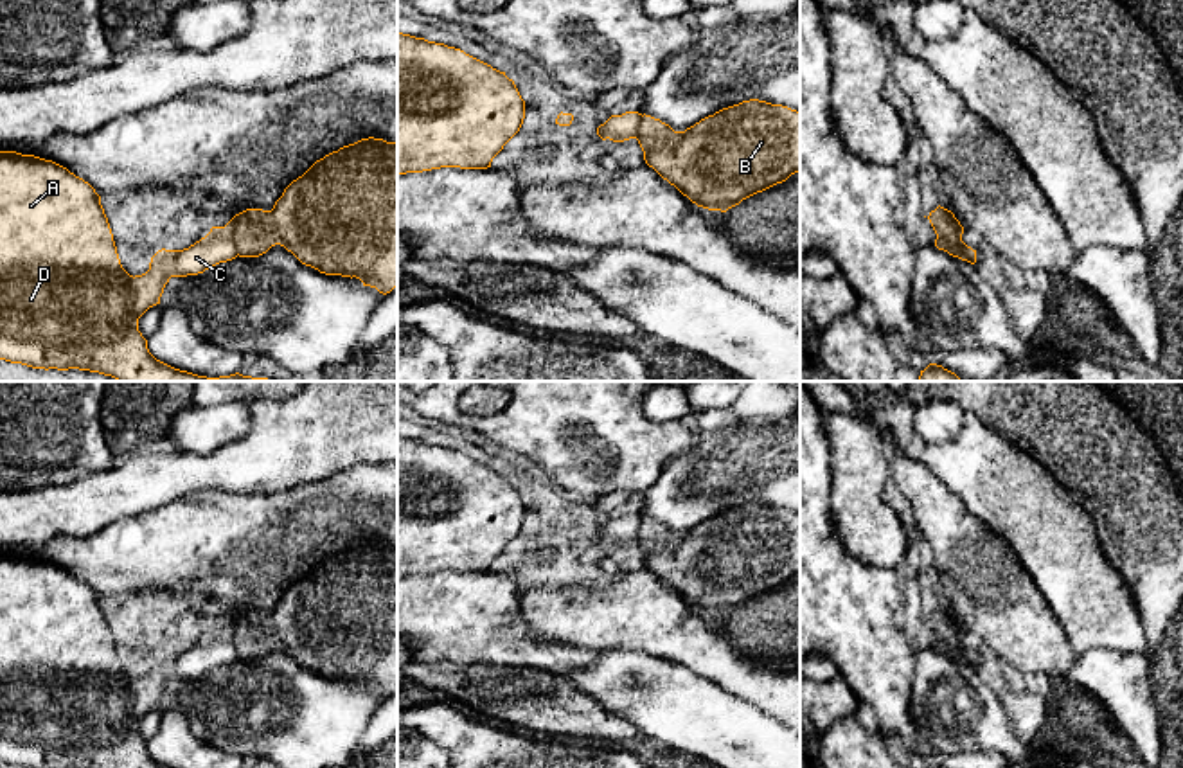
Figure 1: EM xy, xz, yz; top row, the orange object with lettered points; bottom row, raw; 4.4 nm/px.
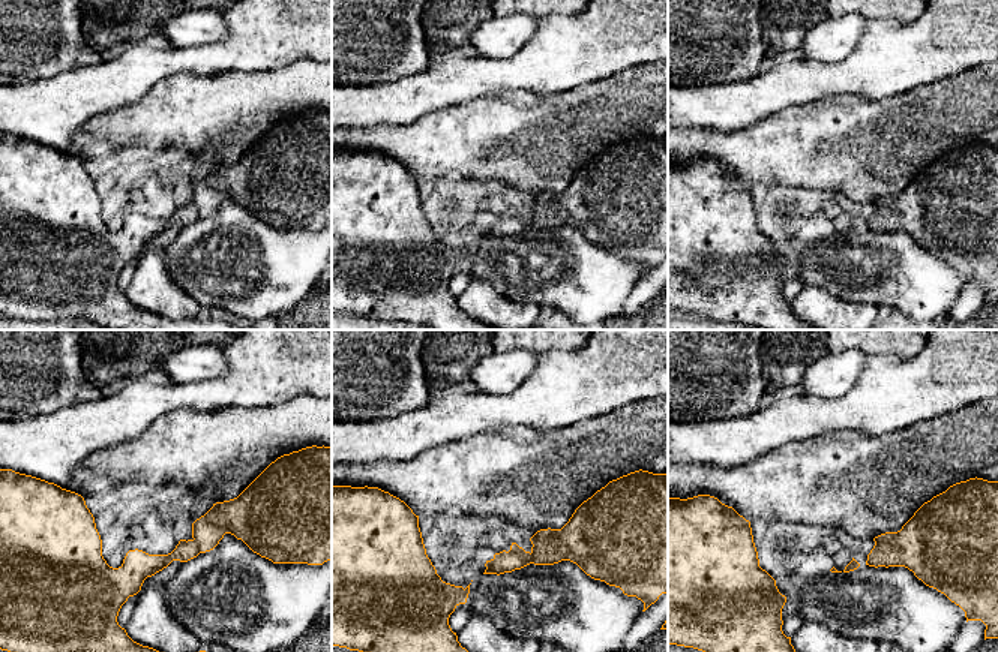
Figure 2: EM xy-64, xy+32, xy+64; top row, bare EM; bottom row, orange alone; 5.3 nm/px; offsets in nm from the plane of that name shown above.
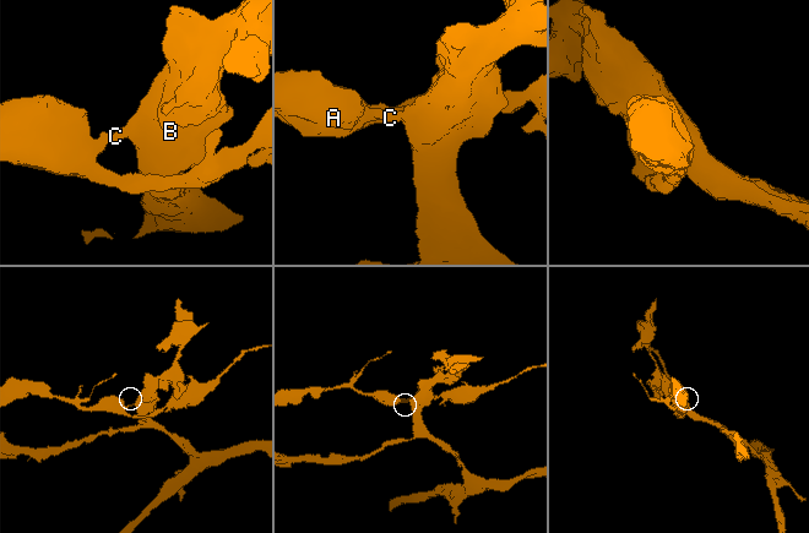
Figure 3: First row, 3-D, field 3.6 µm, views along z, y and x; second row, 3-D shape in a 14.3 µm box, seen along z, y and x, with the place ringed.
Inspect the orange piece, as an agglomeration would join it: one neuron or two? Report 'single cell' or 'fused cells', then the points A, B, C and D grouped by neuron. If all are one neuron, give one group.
fused cells | A C D / B

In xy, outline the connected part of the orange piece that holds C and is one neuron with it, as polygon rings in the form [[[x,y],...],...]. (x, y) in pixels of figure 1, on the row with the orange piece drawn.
[[[0,151],[0,360],[32,369],[79,369],[117,381],[273,381],[239,372],[219,378],[198,376],[156,360],[138,331],[138,318],[160,304],[171,277],[198,275],[237,257],[227,227],[210,232],[183,250],[158,250],[142,275],[129,275],[119,259],[101,196],[67,167],[34,155]]]

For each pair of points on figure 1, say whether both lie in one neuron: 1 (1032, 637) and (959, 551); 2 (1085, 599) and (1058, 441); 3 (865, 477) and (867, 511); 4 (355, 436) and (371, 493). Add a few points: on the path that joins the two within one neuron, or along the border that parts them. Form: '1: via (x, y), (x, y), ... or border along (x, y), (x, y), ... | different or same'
1: via (1011, 616), (989, 592), (978, 572) | same
2: border along (1034, 459), (1072, 495), (1092, 520) | different
3: via (865, 486), (865, 502) | same
4: border along (378, 463), (358, 463), (331, 473), (324, 481) | different

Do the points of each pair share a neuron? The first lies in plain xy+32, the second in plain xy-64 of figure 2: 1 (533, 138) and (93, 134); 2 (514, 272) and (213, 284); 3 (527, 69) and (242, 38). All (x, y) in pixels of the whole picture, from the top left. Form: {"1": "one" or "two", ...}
{"1": "one", "2": "one", "3": "one"}

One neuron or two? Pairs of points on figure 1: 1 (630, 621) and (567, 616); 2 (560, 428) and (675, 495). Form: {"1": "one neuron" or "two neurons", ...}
{"1": "one neuron", "2": "two neurons"}

